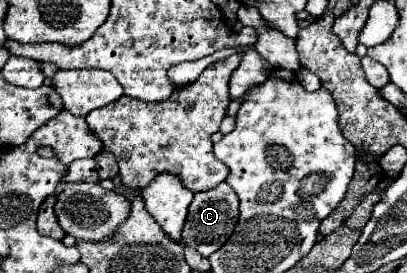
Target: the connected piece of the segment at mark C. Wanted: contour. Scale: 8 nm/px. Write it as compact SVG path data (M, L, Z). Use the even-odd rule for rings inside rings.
M221 183L209 191L199 191L199 193L195 193L193 203L189 205L181 243L195 249L201 257L209 257L231 237L231 233L237 225L237 219L239 219L239 199L227 183Z

